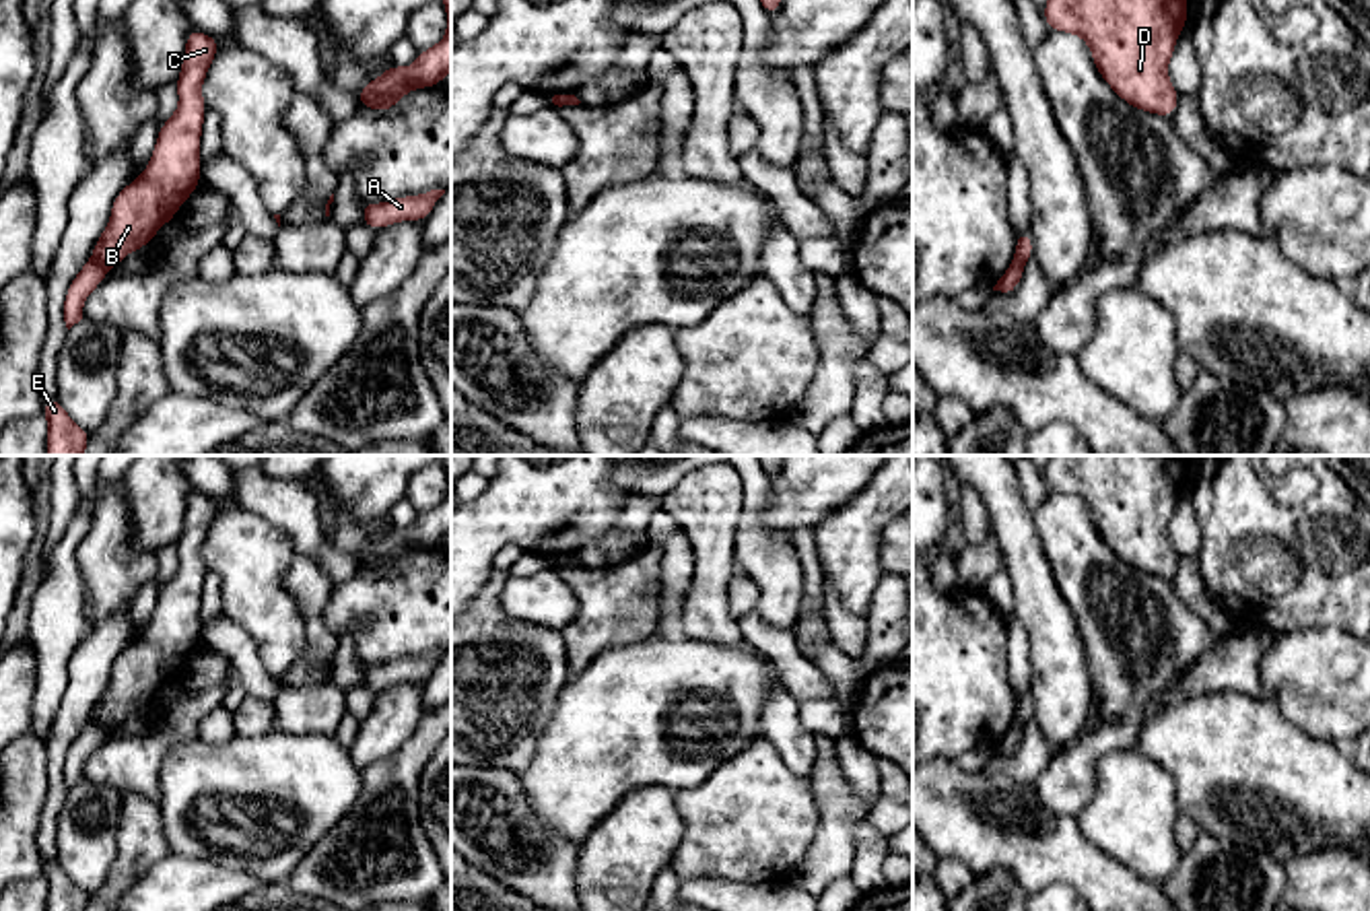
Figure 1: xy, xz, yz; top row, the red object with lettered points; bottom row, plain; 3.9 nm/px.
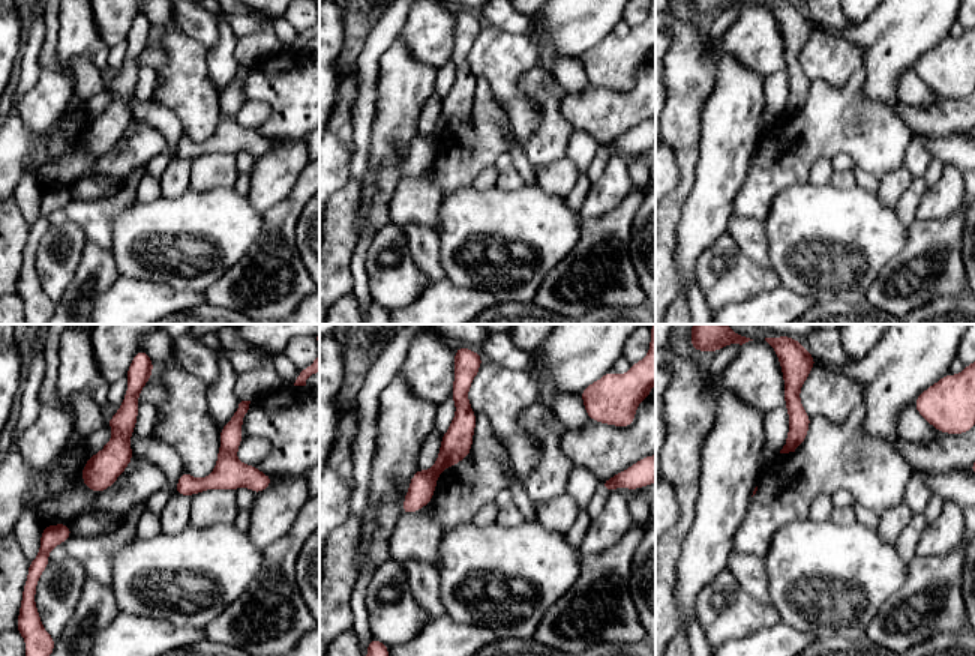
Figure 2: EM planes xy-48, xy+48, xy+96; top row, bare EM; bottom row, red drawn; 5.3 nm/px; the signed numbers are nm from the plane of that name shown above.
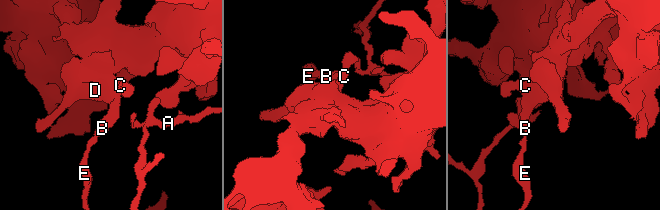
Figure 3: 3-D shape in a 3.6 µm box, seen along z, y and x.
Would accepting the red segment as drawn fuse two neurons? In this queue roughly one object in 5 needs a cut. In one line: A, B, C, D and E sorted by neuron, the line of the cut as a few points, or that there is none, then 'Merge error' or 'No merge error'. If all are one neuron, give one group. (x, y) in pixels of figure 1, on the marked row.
Groups: A E / B C D. Split along xy (93, 256), (108, 266). Merge error

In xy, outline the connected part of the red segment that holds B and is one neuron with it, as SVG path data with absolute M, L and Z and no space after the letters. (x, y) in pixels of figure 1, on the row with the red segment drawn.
M192 29L177 74L177 111L159 128L152 157L111 204L111 218L93 247L93 258L117 266L130 251L146 247L200 185L200 136L206 103L202 82L220 41Z

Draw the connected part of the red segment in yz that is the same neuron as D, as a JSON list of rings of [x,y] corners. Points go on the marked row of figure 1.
[[[1049,0],[1042,16],[1049,29],[1080,35],[1090,45],[1098,74],[1131,107],[1164,117],[1176,111],[1168,62],[1187,27],[1187,0]]]

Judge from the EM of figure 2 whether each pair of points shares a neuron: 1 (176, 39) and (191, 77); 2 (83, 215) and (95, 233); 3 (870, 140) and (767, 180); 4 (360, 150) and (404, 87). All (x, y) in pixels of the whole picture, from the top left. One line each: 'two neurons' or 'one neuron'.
1: one neuron
2: one neuron
3: one neuron
4: two neurons

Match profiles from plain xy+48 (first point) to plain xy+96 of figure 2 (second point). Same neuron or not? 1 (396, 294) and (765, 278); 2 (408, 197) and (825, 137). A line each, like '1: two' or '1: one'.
1: one
2: one

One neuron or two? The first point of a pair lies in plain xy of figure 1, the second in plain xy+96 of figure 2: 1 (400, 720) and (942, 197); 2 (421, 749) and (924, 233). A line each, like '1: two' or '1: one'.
1: one
2: one

